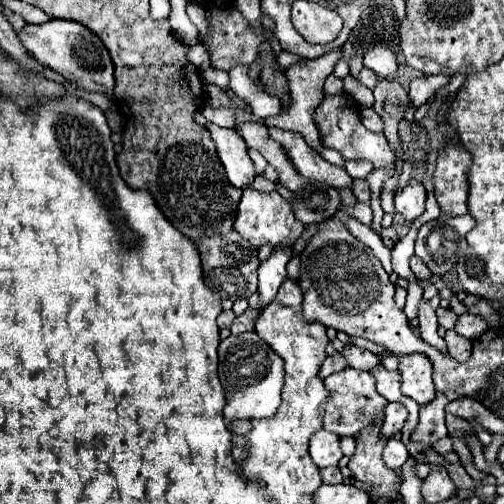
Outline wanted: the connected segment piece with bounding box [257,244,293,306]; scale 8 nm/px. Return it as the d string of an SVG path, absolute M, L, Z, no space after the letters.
M287 244L275 246L271 256L267 260L261 262L259 266L259 296L261 296L261 306L267 306L267 302L271 302L279 290L279 286L283 284L283 280L287 278L287 262L293 256L293 248Z

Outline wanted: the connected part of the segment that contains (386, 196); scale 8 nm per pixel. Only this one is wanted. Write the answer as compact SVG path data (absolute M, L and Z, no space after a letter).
M393 176L393 178L387 180L387 184L383 186L383 192L381 192L381 206L389 214L395 212L395 208L393 208L393 190L395 190L395 184L397 184L397 178Z

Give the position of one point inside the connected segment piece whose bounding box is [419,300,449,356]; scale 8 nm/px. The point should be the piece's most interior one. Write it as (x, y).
(428, 325)

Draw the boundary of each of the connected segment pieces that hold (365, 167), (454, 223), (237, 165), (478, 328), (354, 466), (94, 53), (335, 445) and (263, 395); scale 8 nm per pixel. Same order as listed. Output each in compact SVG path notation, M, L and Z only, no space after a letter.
M349 160L345 168L353 178L367 178L367 174L373 170L373 164L367 160Z
M471 214L439 218L423 224L415 240L415 256L419 256L433 276L443 278L455 264L459 256L465 256L467 232L475 226Z
M207 124L211 138L217 146L217 154L225 166L227 178L235 188L247 188L255 180L255 166L247 154L247 144L237 130L219 128L215 124Z
M468 312L459 316L457 326L455 326L455 332L457 332L457 334L461 334L461 336L465 336L465 338L469 338L469 340L479 338L485 330L487 330L485 320L483 320L479 315Z
M383 416L377 420L375 426L363 428L363 432L355 434L357 440L357 452L349 460L349 470L355 480L371 484L371 494L377 498L397 498L397 474L389 470L383 460L381 452L385 448L385 440L379 440L379 428L381 428Z
M51 18L43 24L27 24L19 32L19 40L37 62L59 72L65 80L71 80L77 86L91 92L99 92L99 94L113 92L113 86L115 86L113 62L103 42L89 28L79 26L77 22L71 22L71 20Z
M327 430L315 432L311 436L311 442L309 442L309 454L311 454L313 462L319 468L335 466L343 458L341 444L339 444L339 436L337 434L331 434Z
M257 332L231 334L219 344L219 380L225 388L225 408L227 420L233 418L267 418L281 404L283 388L283 360L257 336Z

